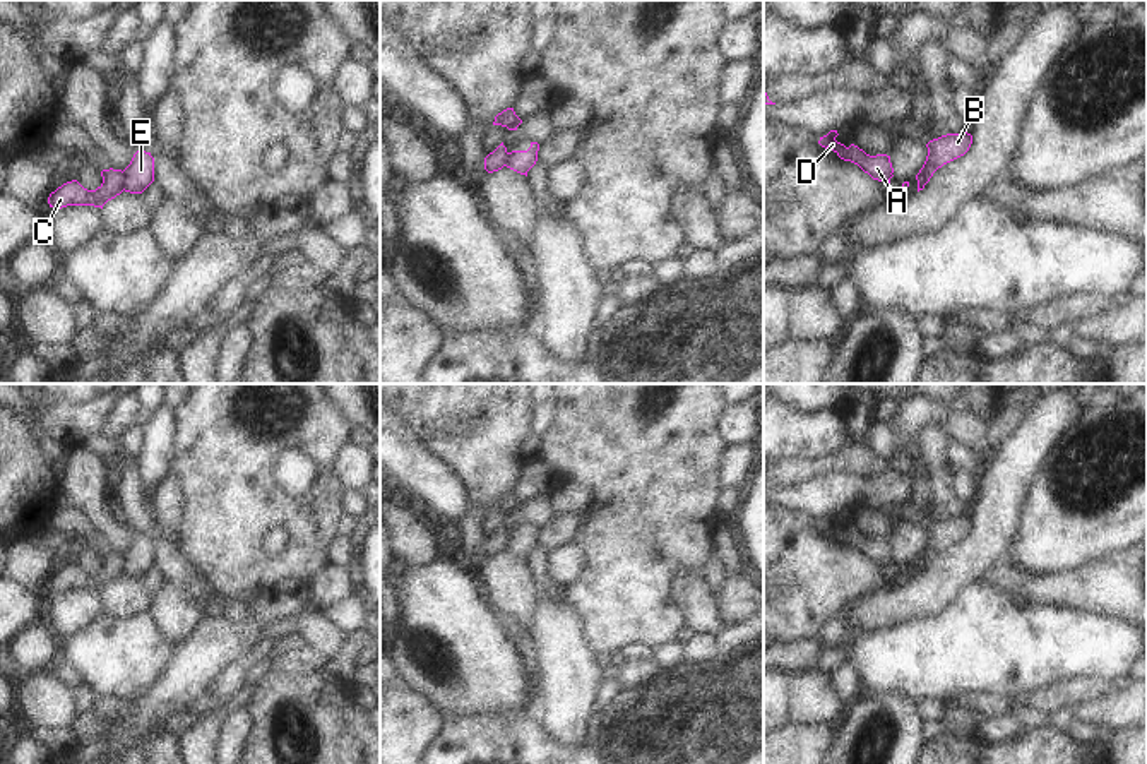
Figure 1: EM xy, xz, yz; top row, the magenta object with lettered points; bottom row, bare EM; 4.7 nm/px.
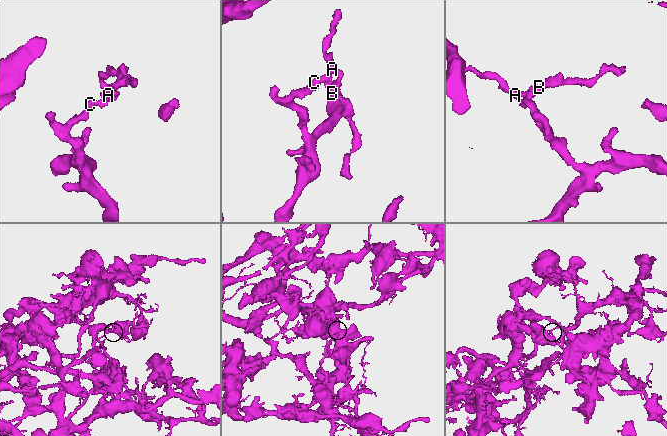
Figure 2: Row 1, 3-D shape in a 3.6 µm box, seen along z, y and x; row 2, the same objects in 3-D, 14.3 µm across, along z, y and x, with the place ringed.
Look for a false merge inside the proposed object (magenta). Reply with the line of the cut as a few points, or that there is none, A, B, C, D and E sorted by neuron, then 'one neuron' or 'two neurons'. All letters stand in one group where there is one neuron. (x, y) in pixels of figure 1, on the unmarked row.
cut in xy along (122, 555), (124, 572); A B D E / C; two neurons

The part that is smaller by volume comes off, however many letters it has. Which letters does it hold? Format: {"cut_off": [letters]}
{"cut_off": ["A", "B", "D", "E"]}

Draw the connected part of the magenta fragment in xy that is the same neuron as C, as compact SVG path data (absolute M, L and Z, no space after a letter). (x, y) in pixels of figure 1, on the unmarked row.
M103 553L103 567L96 574L84 572L77 564L67 565L50 577L48 588L53 593L67 589L94 589L101 591L123 576L123 555Z

